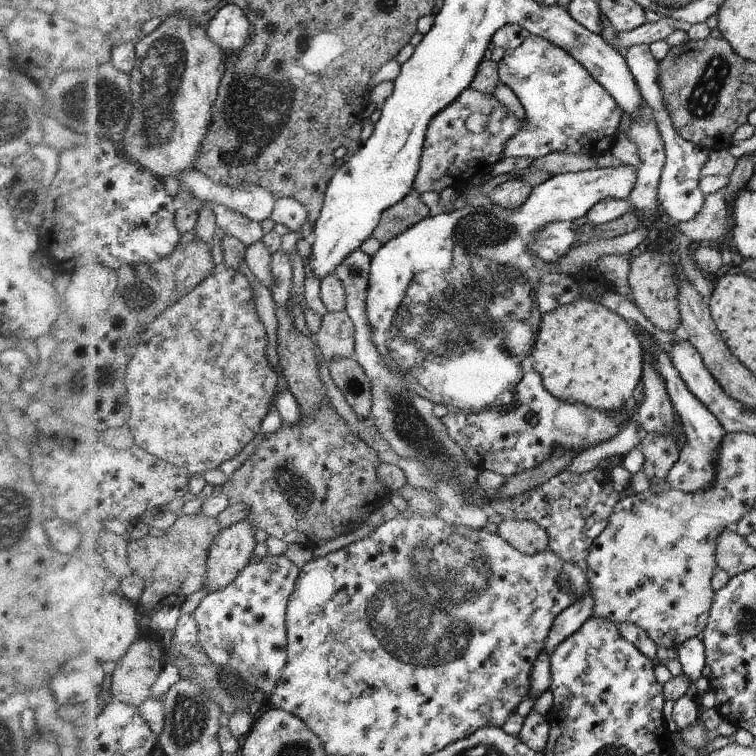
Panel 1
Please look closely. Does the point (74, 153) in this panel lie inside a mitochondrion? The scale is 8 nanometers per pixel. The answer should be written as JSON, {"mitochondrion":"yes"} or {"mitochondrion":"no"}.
{"mitochondrion":"no"}

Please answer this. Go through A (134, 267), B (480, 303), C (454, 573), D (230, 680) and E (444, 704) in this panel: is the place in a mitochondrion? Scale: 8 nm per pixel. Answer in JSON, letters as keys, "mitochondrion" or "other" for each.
{"A":"other","B":"mitochondrion","C":"mitochondrion","D":"mitochondrion","E":"other"}

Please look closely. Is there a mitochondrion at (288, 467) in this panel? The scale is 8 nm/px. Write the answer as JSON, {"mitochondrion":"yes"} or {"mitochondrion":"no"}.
{"mitochondrion":"yes"}

